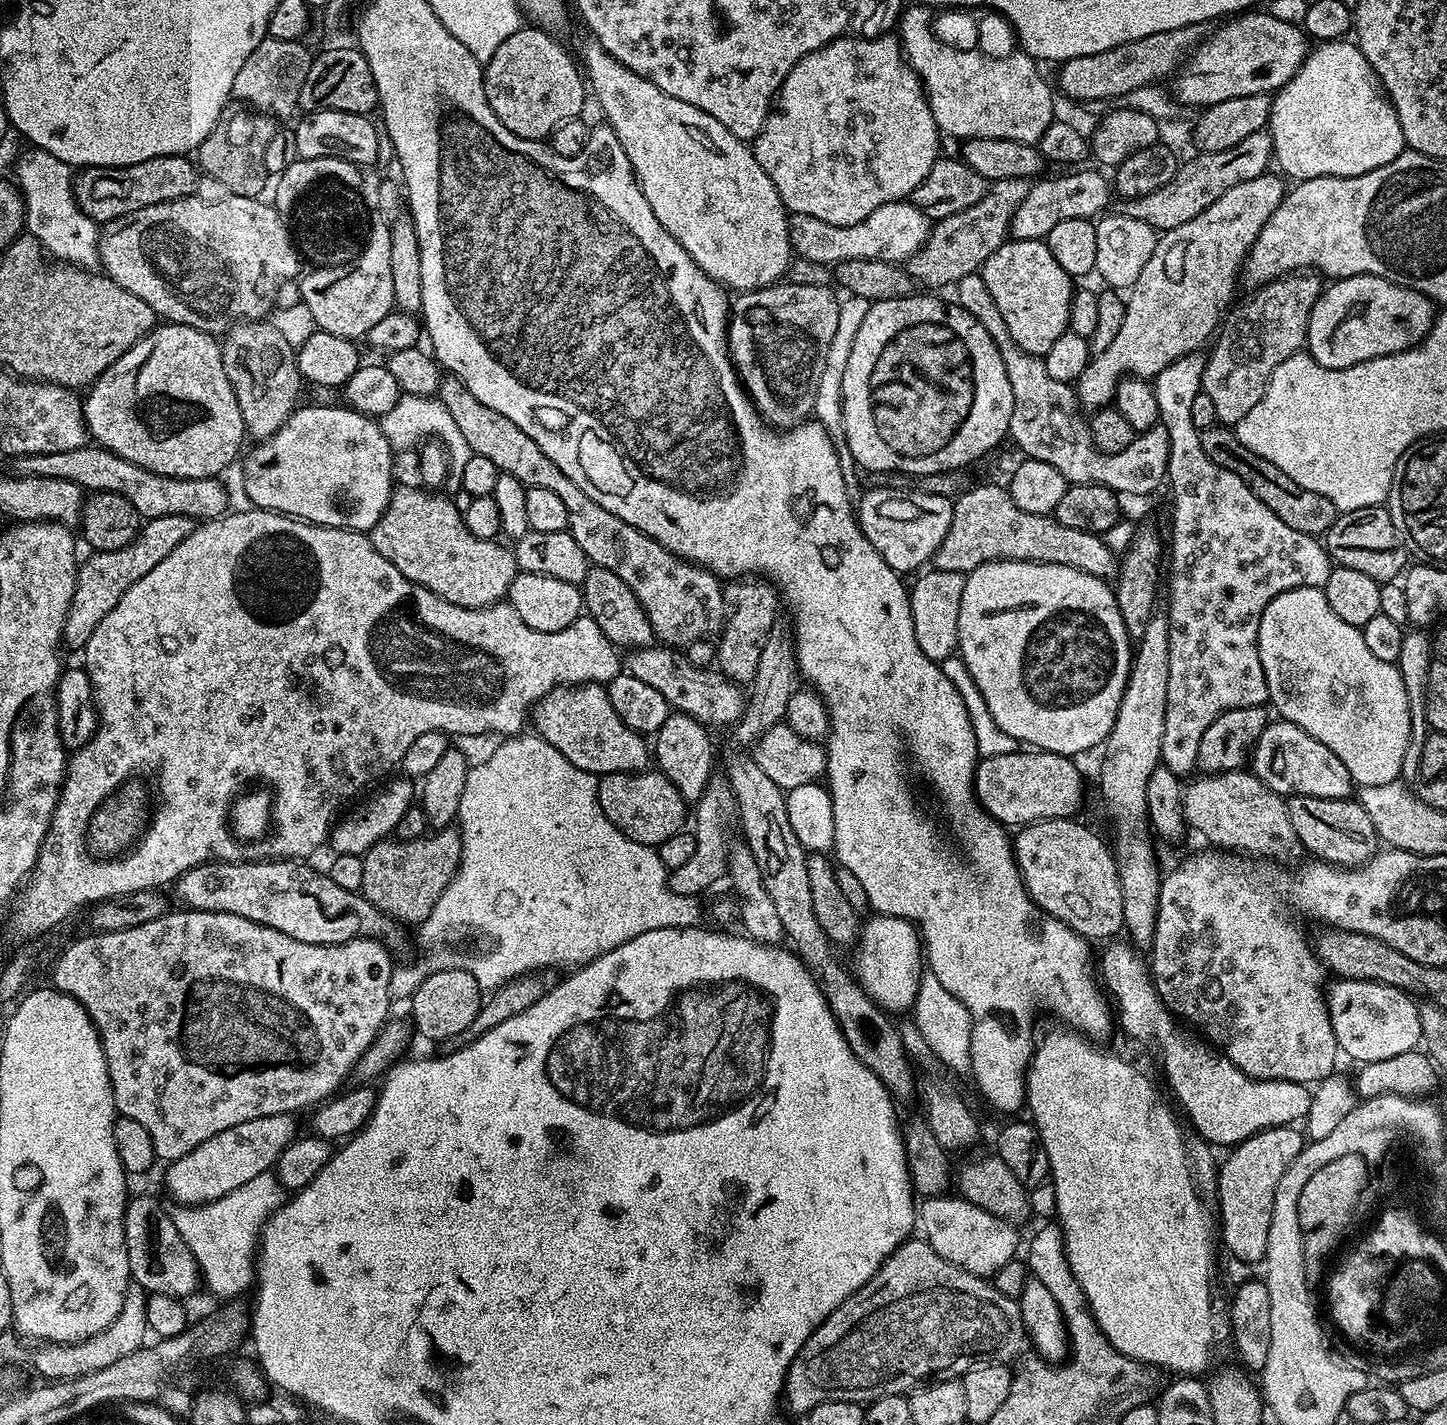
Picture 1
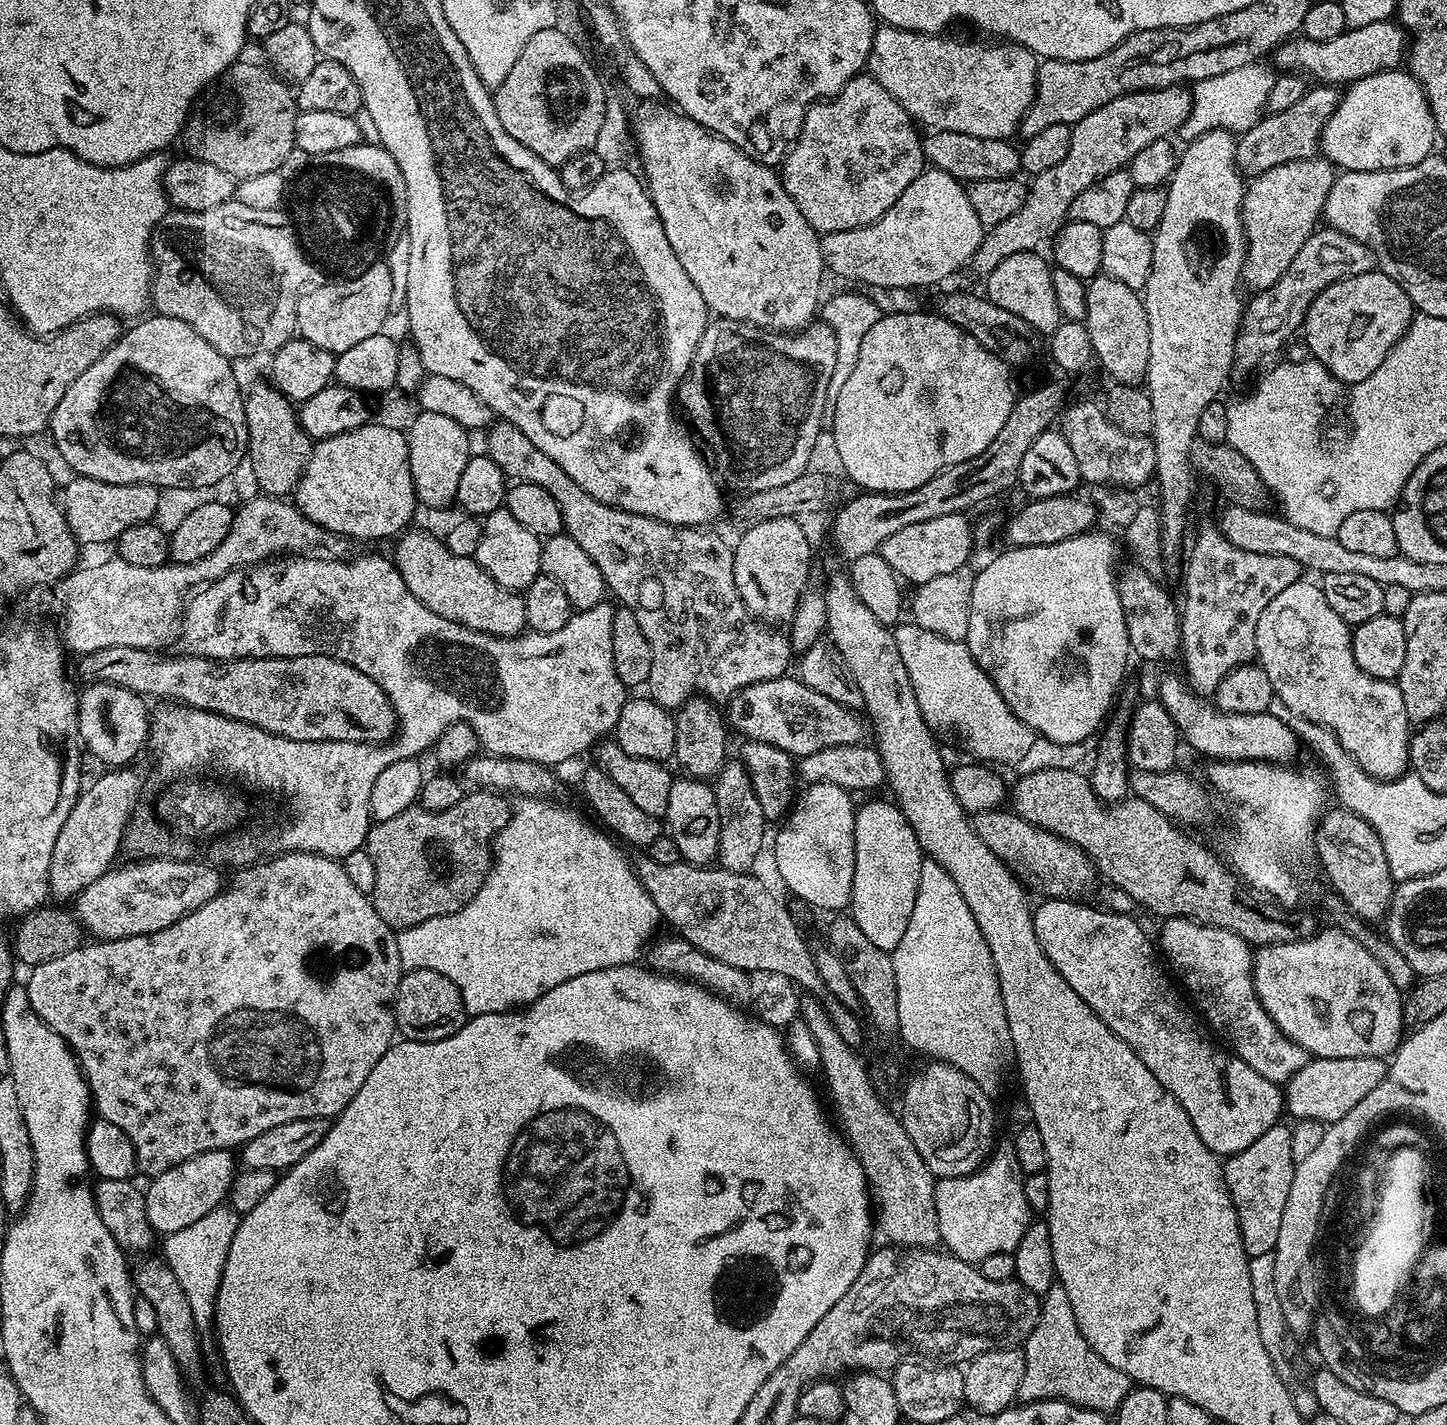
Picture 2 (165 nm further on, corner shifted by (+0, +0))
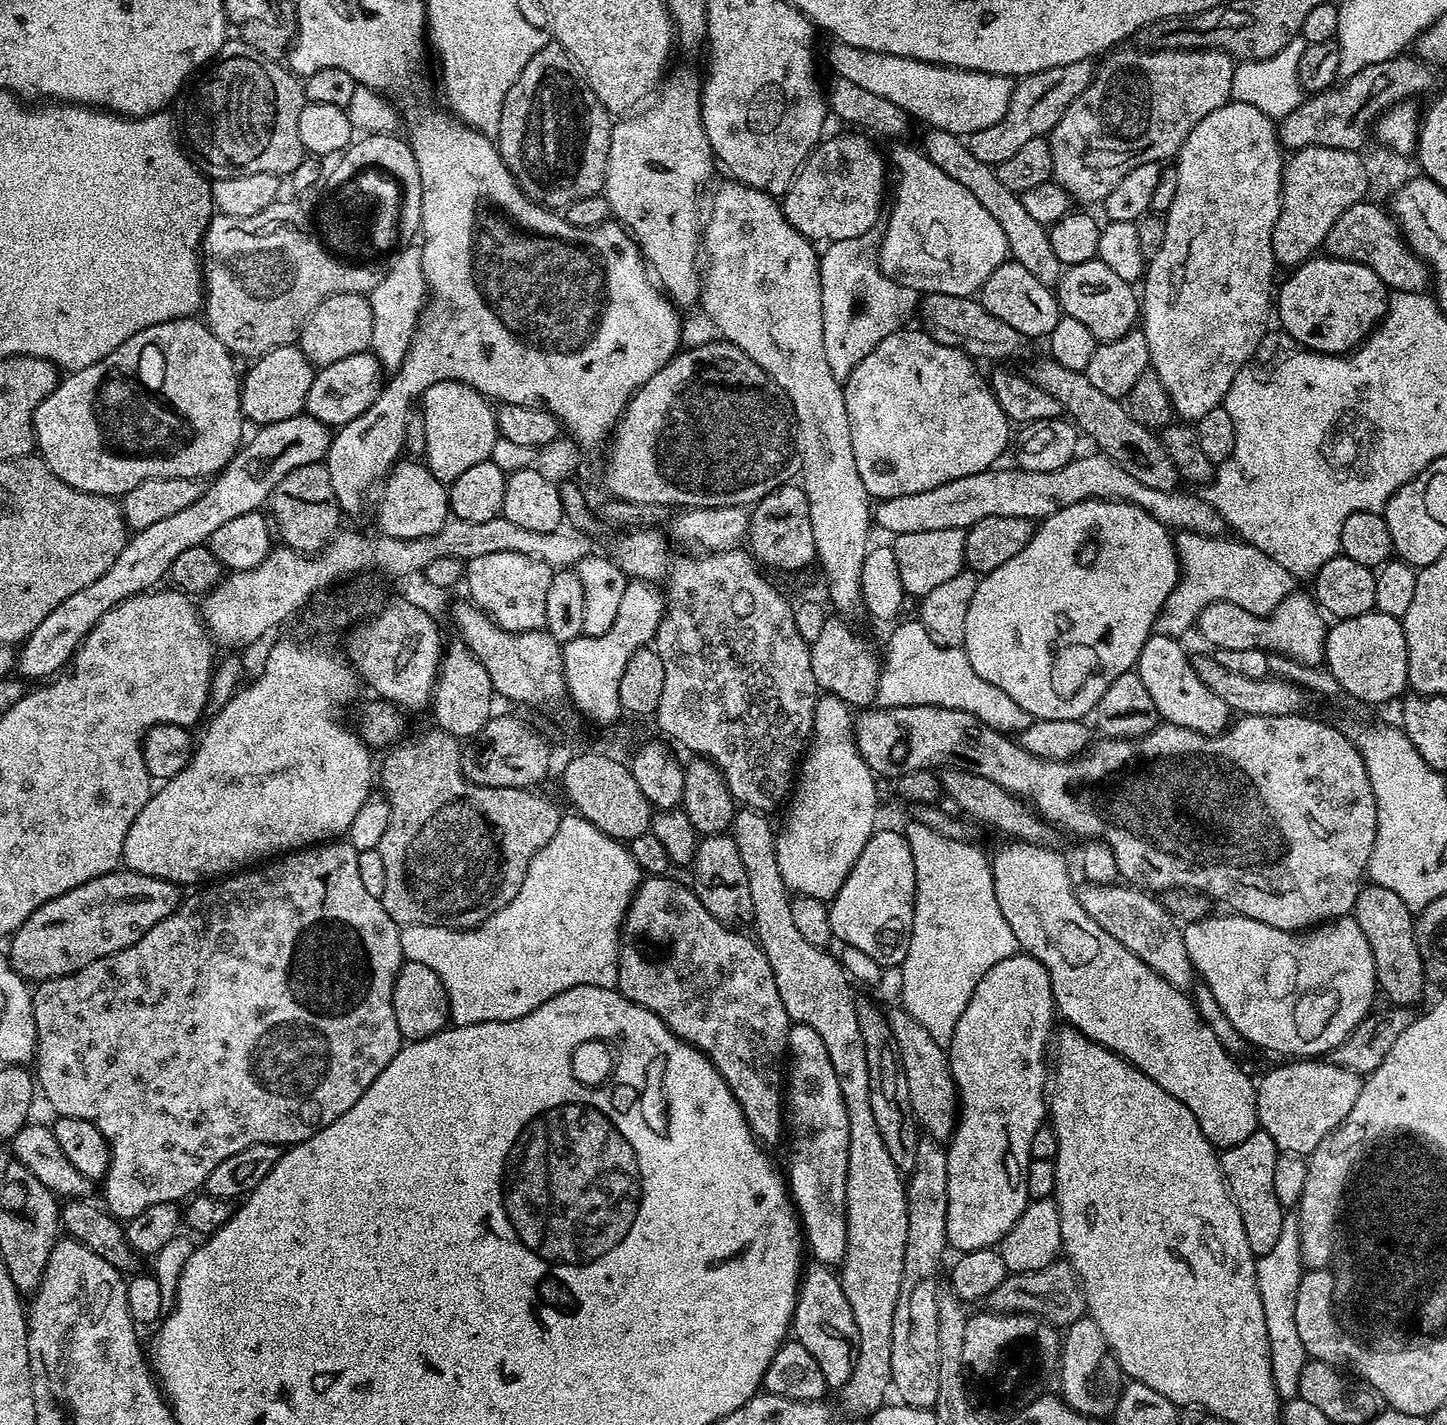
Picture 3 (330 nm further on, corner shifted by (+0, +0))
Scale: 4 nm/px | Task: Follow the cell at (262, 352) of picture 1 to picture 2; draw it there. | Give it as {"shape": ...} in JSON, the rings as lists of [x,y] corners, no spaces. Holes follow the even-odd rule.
{"shape":[[[271,383],[256,384],[247,389],[244,396],[244,413],[248,427],[247,467],[252,467],[252,476],[265,496],[287,497],[295,493],[300,475],[312,456],[313,440],[300,425],[298,408],[286,399]],[[288,492],[288,493],[287,493]]]}

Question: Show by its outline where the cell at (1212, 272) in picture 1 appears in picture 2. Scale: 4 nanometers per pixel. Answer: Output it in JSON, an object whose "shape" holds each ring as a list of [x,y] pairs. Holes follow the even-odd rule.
{"shape":[[[1305,158],[1282,162],[1282,166],[1274,166],[1274,170],[1266,170],[1266,174],[1251,177],[1244,190],[1244,201],[1240,207],[1240,217],[1244,223],[1244,239],[1248,241],[1248,249],[1244,255],[1242,284],[1245,289],[1252,288],[1253,293],[1266,290],[1282,278],[1282,273],[1290,267],[1290,262],[1302,250],[1302,242],[1317,231],[1322,220],[1326,194],[1330,194],[1330,186],[1336,180],[1337,169],[1330,161],[1323,158]]]}

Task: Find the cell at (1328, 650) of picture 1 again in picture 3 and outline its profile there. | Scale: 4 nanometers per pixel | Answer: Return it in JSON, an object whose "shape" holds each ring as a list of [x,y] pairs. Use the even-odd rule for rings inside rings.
{"shape":[[[1293,590],[1268,616],[1252,614],[1242,609],[1241,606],[1231,604],[1228,601],[1212,603],[1202,610],[1198,623],[1198,631],[1200,630],[1200,636],[1206,643],[1212,644],[1211,647],[1213,649],[1254,650],[1255,648],[1262,648],[1269,654],[1288,656],[1300,664],[1320,666],[1326,660],[1324,656],[1324,639],[1328,636],[1328,628],[1326,627],[1326,623],[1324,624],[1324,620],[1326,621],[1325,613],[1309,593],[1307,596],[1306,593],[1300,592],[1300,590]]]}

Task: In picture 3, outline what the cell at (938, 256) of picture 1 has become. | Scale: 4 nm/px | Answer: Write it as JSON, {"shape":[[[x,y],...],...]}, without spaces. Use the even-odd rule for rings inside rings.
{"shape":[[[1127,48],[1109,51],[1099,61],[1101,64],[1095,69],[1092,85],[1082,90],[1074,102],[1070,102],[1066,114],[1050,133],[1055,183],[1063,186],[1080,206],[1099,205],[1108,197],[1110,190],[1114,190],[1114,186],[1118,186],[1118,182],[1122,182],[1122,178],[1134,170],[1134,166],[1171,161],[1186,142],[1190,130],[1194,130],[1194,126],[1198,126],[1206,114],[1214,114],[1218,106],[1232,100],[1236,64],[1227,52],[1202,48]]]}

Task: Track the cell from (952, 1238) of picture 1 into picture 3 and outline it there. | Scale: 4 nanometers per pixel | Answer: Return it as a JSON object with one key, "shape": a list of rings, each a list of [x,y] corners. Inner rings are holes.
{"shape":[[[1017,954],[998,962],[998,966],[990,966],[986,974],[974,986],[974,994],[970,1002],[966,1002],[966,1010],[962,1010],[962,1018],[952,1031],[952,1041],[946,1045],[948,1054],[948,1069],[956,1083],[958,1093],[958,1119],[956,1122],[956,1131],[952,1133],[946,1144],[948,1154],[948,1201],[946,1202],[946,1234],[948,1242],[957,1253],[973,1252],[983,1248],[996,1248],[1010,1226],[1018,1222],[1022,1210],[1026,1210],[1030,1199],[1026,1190],[1026,1169],[1030,1159],[1028,1151],[1030,1150],[1030,1141],[1034,1138],[1034,1133],[1046,1124],[1046,1085],[1050,1080],[1050,1064],[1044,1059],[1050,1056],[1050,1033],[1052,1028],[1052,1016],[1054,1020],[1054,1005],[1052,1003],[1052,983],[1050,974],[1042,962],[1038,962],[1034,957],[1027,954]]]}

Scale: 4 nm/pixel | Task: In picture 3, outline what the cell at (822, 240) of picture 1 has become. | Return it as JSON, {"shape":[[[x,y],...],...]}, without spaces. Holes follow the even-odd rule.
{"shape":[[[900,148],[896,152],[896,164],[900,167],[900,186],[884,228],[884,237],[880,240],[880,256],[878,252],[878,263],[884,275],[902,286],[910,286],[910,290],[918,294],[933,292],[971,297],[979,293],[986,278],[1009,259],[1002,226],[998,226],[995,218],[978,203],[970,190],[966,190],[966,186],[962,186],[962,182],[954,182],[950,174],[942,174],[934,162],[925,158],[923,151]]]}

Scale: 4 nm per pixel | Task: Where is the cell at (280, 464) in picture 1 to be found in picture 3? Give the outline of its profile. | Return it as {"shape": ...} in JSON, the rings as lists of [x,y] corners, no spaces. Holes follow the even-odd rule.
{"shape":[[[401,458],[384,477],[384,500],[376,504],[376,524],[383,535],[399,540],[433,536],[450,518],[448,488],[431,473],[427,464],[416,458]]]}

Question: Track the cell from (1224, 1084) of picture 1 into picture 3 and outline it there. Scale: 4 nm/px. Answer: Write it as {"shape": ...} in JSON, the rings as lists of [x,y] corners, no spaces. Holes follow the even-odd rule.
{"shape":[[[1014,839],[1004,843],[1008,844],[990,856],[998,907],[1010,930],[1014,930],[1019,951],[1046,966],[1052,983],[1052,1003],[1059,1019],[1061,1016],[1067,1027],[1076,1028],[1095,1044],[1118,1053],[1139,1072],[1158,1082],[1166,1094],[1178,1098],[1178,1102],[1194,1114],[1213,1148],[1223,1150],[1246,1142],[1250,1134],[1258,1131],[1256,1084],[1240,1069],[1236,1061],[1239,1059],[1222,1046],[1218,1034],[1201,1018],[1195,999],[1185,989],[1170,986],[1162,974],[1150,970],[1138,954],[1130,954],[1118,938],[1110,938],[1110,934],[1082,910],[1068,864],[1055,852],[1055,847]]]}

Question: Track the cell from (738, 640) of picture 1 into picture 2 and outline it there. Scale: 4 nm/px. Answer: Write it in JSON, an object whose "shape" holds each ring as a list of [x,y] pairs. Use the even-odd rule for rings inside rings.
{"shape":[[[790,517],[758,521],[745,527],[740,541],[735,541],[732,550],[734,584],[738,586],[738,594],[746,610],[762,624],[780,626],[780,623],[791,621],[801,596],[809,587],[812,544],[800,524],[803,523],[799,519]]]}

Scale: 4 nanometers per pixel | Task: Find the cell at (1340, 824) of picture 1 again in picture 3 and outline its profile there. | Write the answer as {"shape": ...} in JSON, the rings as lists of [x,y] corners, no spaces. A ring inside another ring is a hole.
{"shape":[[[1371,882],[1361,887],[1356,905],[1351,915],[1362,926],[1362,934],[1366,934],[1366,942],[1370,942],[1370,954],[1374,954],[1374,970],[1379,991],[1389,996],[1396,1006],[1416,1006],[1424,996],[1426,977],[1422,958],[1418,954],[1416,941],[1416,925],[1414,912],[1394,894],[1394,890],[1386,890],[1386,886],[1378,886]]]}

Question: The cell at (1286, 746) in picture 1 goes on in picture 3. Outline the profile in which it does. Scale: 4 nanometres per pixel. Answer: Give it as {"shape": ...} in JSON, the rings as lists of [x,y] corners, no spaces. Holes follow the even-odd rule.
{"shape":[[[1151,635],[1142,646],[1140,656],[1136,660],[1135,671],[1142,678],[1142,686],[1154,698],[1154,706],[1158,710],[1161,721],[1189,728],[1207,736],[1216,736],[1229,727],[1230,710],[1202,678],[1198,678],[1192,666],[1189,653],[1184,653],[1181,641],[1174,637]]]}

